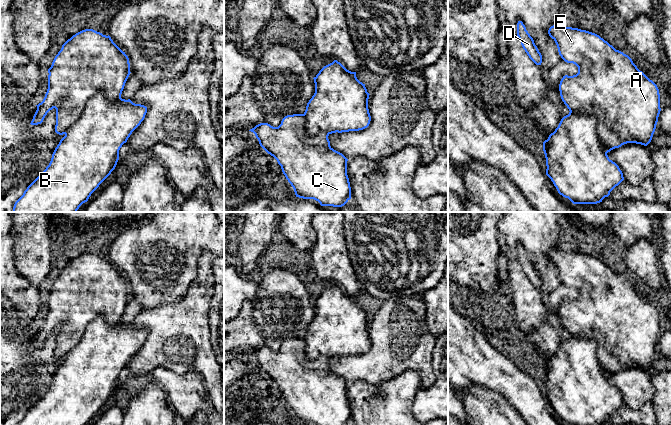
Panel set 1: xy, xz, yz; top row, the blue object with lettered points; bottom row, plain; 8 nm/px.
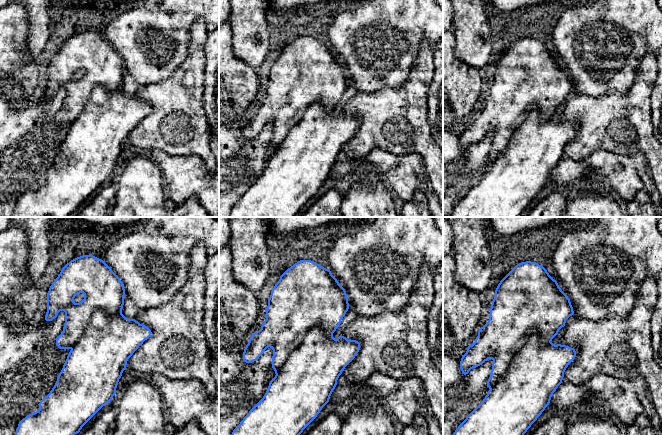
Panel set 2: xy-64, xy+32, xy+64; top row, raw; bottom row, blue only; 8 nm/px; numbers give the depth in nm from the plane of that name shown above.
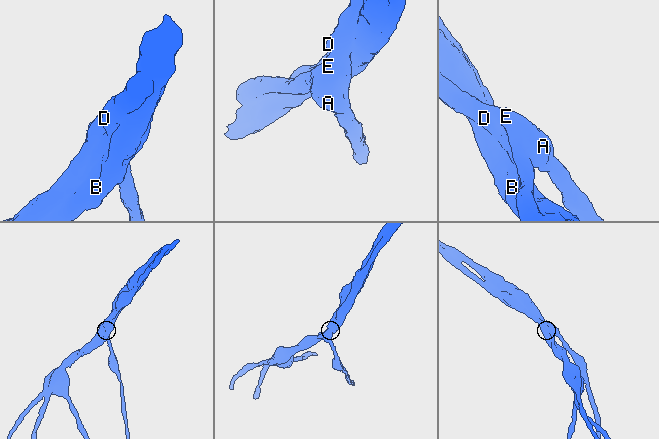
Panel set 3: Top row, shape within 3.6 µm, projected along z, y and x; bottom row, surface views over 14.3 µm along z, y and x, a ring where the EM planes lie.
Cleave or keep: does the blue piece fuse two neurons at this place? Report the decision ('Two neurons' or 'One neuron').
Two neurons

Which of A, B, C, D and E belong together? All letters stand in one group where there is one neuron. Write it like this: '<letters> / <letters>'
A C D E / B

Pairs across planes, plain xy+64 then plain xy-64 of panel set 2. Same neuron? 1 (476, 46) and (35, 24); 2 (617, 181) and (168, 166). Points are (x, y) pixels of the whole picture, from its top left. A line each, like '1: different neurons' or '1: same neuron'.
1: same neuron
2: same neuron

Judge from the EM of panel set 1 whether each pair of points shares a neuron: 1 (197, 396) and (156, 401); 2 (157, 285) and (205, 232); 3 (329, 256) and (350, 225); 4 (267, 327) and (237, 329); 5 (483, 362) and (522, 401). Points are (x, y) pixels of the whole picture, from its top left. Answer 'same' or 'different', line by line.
1: different
2: same
3: different
4: same
5: same

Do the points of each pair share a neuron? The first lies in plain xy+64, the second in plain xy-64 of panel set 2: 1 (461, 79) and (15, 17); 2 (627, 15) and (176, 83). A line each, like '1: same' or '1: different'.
1: same
2: different

